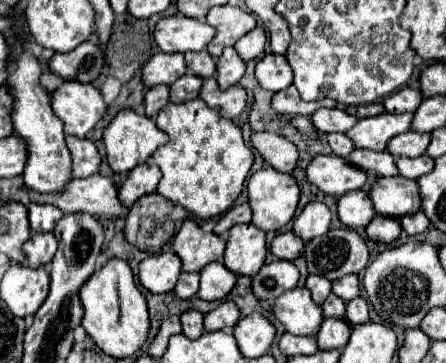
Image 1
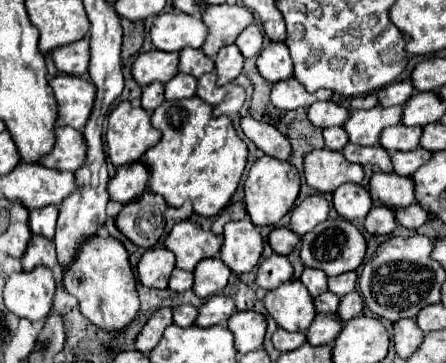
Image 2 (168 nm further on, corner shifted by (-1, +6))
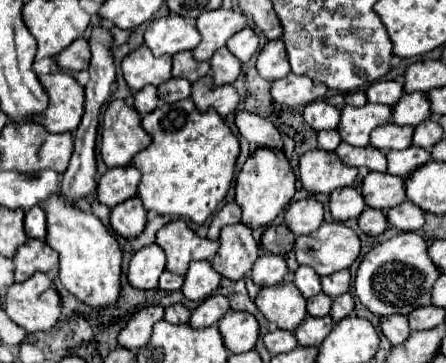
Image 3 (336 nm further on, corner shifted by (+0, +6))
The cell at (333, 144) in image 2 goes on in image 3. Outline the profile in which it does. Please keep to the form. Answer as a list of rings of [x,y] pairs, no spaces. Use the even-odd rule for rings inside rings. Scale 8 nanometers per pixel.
[[[321,130],[317,140],[319,140],[319,148],[335,150],[339,146],[339,142],[341,142],[341,136],[339,136],[337,130]]]

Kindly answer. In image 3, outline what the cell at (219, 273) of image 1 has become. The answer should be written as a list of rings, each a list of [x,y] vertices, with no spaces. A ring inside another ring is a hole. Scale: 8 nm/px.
[[[207,260],[193,262],[189,264],[189,270],[185,274],[185,284],[181,290],[189,300],[203,300],[211,296],[211,292],[219,286],[221,278],[223,276],[213,270],[211,262]]]

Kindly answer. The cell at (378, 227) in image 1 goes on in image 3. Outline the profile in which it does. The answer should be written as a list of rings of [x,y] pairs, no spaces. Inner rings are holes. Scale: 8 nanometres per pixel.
[[[365,208],[359,216],[359,228],[369,234],[369,236],[379,236],[387,228],[387,216],[383,210],[375,208]]]

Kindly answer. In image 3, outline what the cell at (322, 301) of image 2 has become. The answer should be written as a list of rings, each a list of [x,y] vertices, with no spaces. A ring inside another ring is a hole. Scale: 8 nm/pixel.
[[[323,292],[313,296],[313,300],[307,300],[307,312],[311,316],[327,316],[331,312],[331,298]]]

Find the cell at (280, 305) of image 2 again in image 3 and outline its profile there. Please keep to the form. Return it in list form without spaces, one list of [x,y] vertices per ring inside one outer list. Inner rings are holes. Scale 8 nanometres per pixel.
[[[293,282],[261,288],[255,304],[269,322],[289,332],[293,332],[307,316],[305,298],[301,296],[301,292],[297,292]]]

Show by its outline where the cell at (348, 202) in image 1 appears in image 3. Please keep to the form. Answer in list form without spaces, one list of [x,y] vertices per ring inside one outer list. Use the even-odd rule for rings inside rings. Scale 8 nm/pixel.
[[[347,186],[347,188],[337,188],[331,194],[329,208],[331,208],[331,216],[337,222],[345,222],[349,218],[357,218],[365,210],[365,202],[359,190]]]

